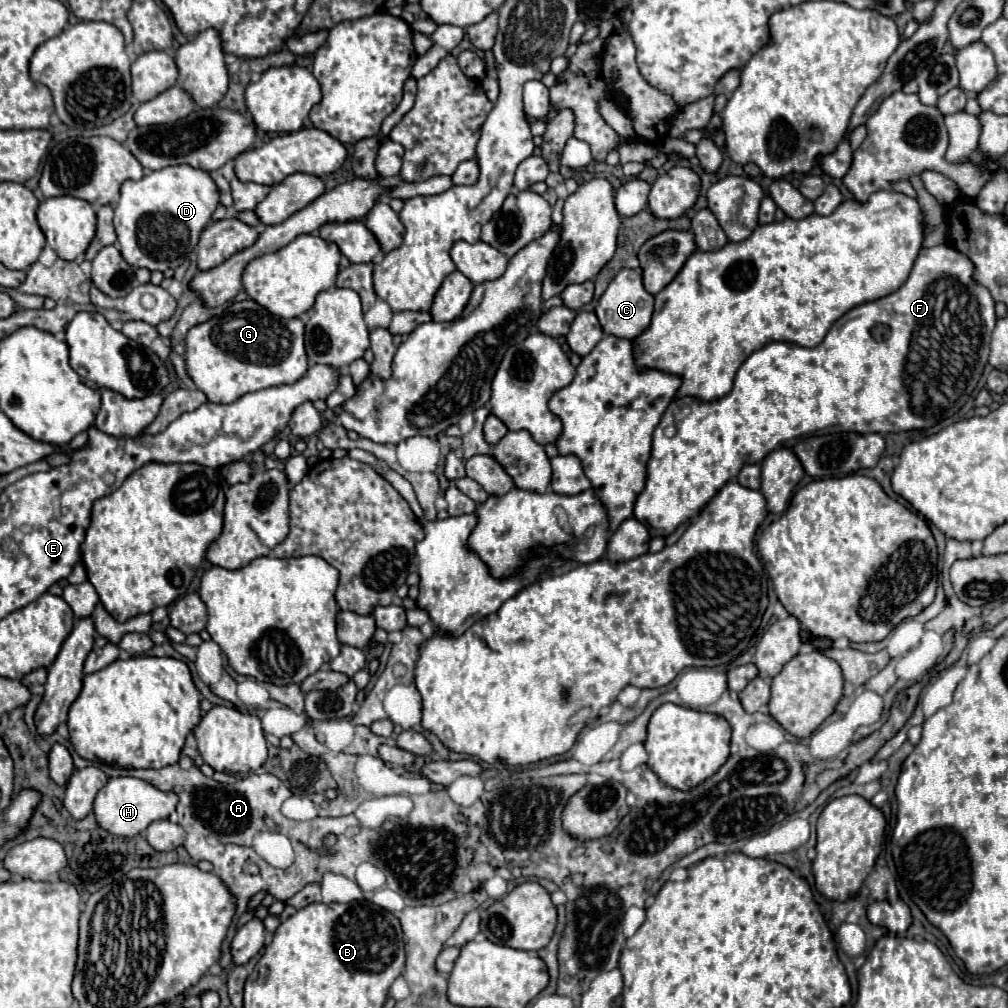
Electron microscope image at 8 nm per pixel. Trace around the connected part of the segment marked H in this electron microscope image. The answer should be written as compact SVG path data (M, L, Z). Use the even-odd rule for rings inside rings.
M118 776L118 778L110 778L108 784L98 792L94 800L94 814L96 814L96 822L100 828L116 836L132 838L144 832L152 822L168 818L170 812L176 808L176 802L178 798L172 792L162 792L156 786L144 780L138 780L138 778Z

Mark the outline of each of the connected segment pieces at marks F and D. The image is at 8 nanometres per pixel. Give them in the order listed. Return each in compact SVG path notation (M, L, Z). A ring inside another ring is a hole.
M940 244L934 248L922 248L914 268L908 276L908 280L892 294L878 298L874 302L864 302L856 308L852 308L850 312L846 312L840 320L836 320L828 332L828 336L824 338L822 344L818 344L816 348L802 348L798 344L788 344L788 342L772 342L760 350L756 350L752 356L746 358L746 362L740 366L740 370L736 372L734 378L734 386L732 390L714 402L700 402L696 398L680 398L680 400L672 400L670 406L666 408L660 424L654 430L654 442L652 442L652 456L648 460L648 478L646 478L646 488L640 492L640 496L636 498L634 504L634 518L638 522L644 522L646 526L650 526L650 534L652 536L670 536L680 524L688 522L690 518L694 518L712 498L714 494L734 476L738 476L738 472L742 470L742 466L746 464L760 464L772 450L780 448L780 446L788 446L792 448L802 436L814 434L822 428L840 425L848 432L858 432L858 434L868 434L868 432L878 432L878 434L888 434L888 432L906 432L906 430L922 430L922 428L932 428L938 422L942 422L944 418L954 416L970 398L972 390L976 388L984 366L988 364L988 354L990 354L990 336L992 330L996 326L996 316L994 316L994 300L990 296L990 292L984 286L978 288L968 288L972 284L972 262L968 256L964 256L962 252L954 250L950 244ZM668 426L676 428L676 434L672 438L668 438L664 434L664 430Z
M166 166L164 170L148 172L142 180L128 180L122 184L120 200L114 210L114 228L118 234L118 244L122 258L136 270L136 268L148 268L150 272L160 270L174 270L178 268L186 256L194 250L198 244L200 232L210 224L212 214L220 202L220 194L208 172L196 170L192 166Z

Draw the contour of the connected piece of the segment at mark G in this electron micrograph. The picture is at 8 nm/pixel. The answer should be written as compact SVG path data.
M254 300L230 304L220 316L210 318L186 334L186 370L210 402L232 404L248 392L270 386L294 384L308 370L304 348L304 322L270 314Z

